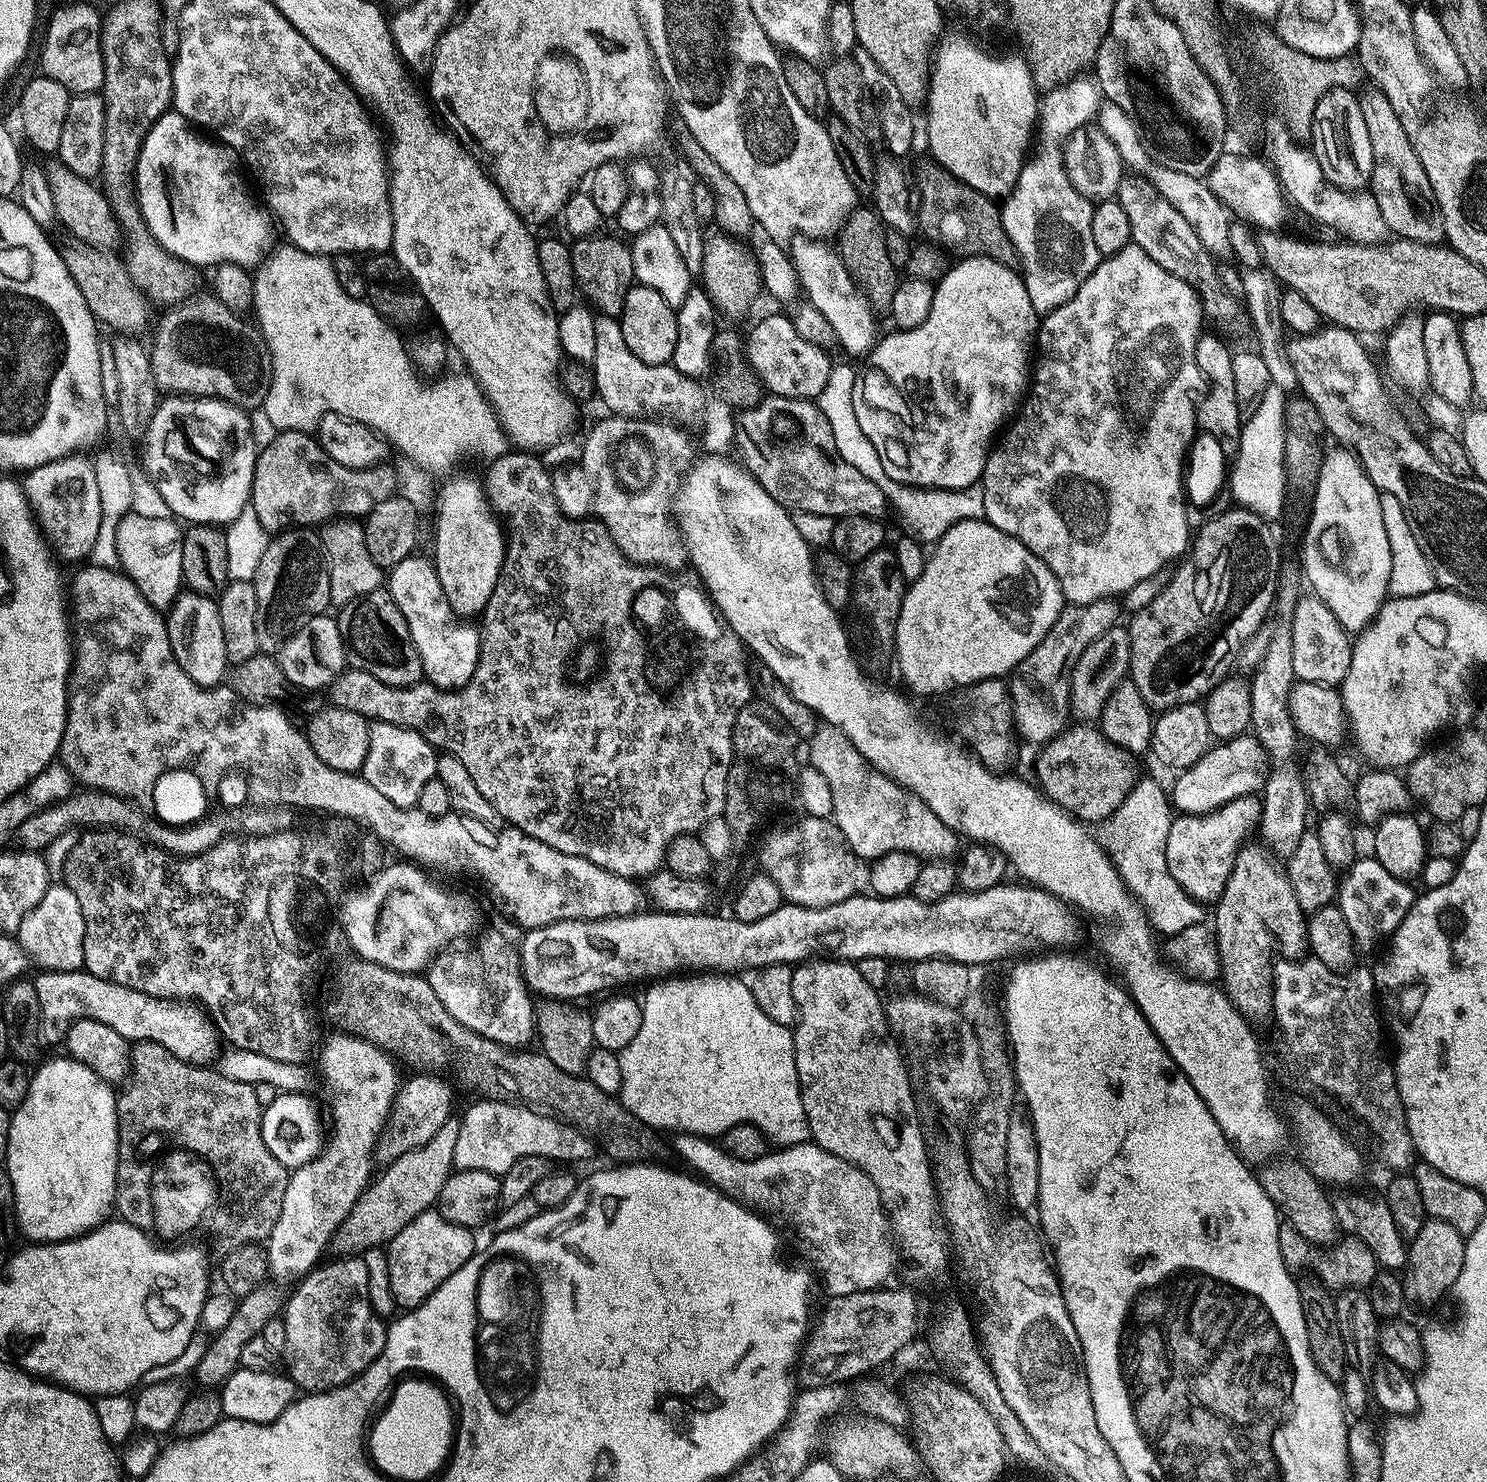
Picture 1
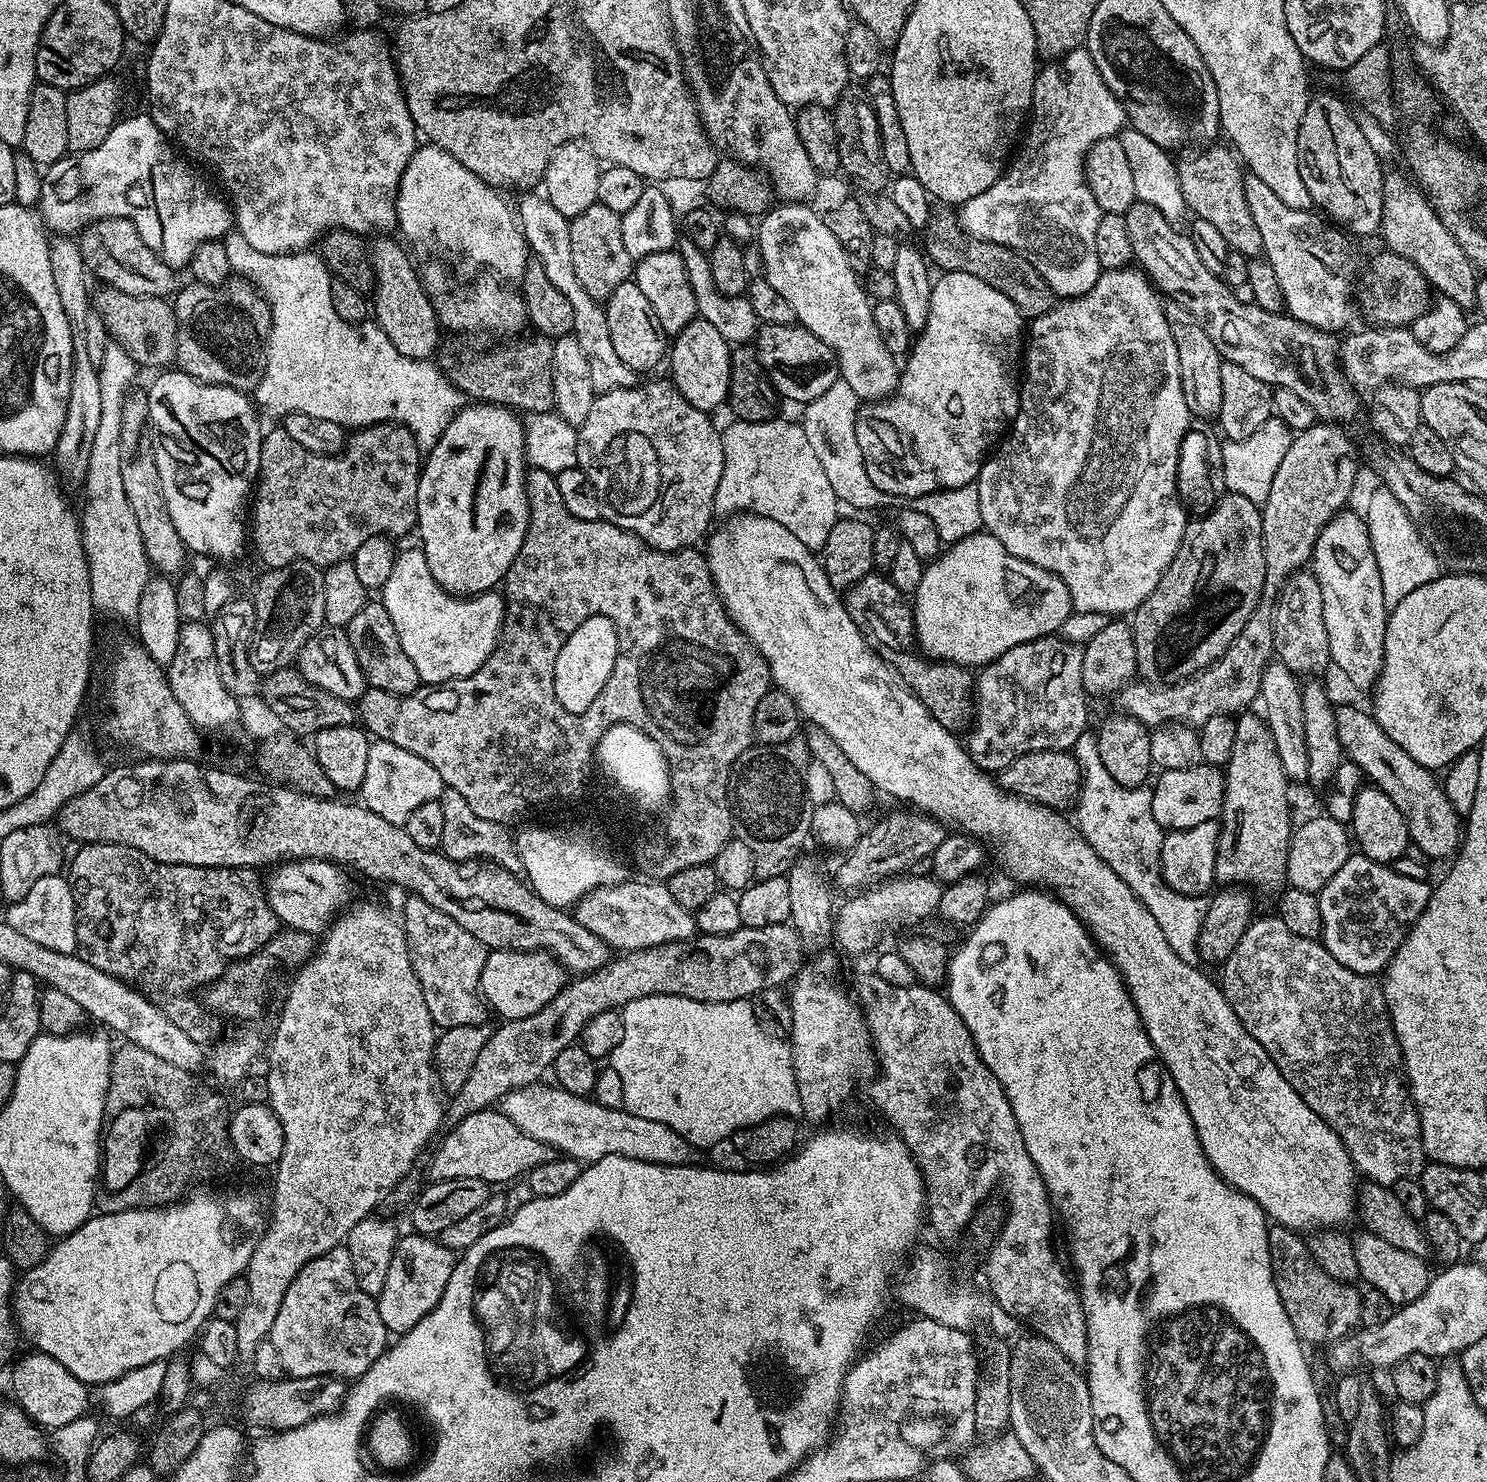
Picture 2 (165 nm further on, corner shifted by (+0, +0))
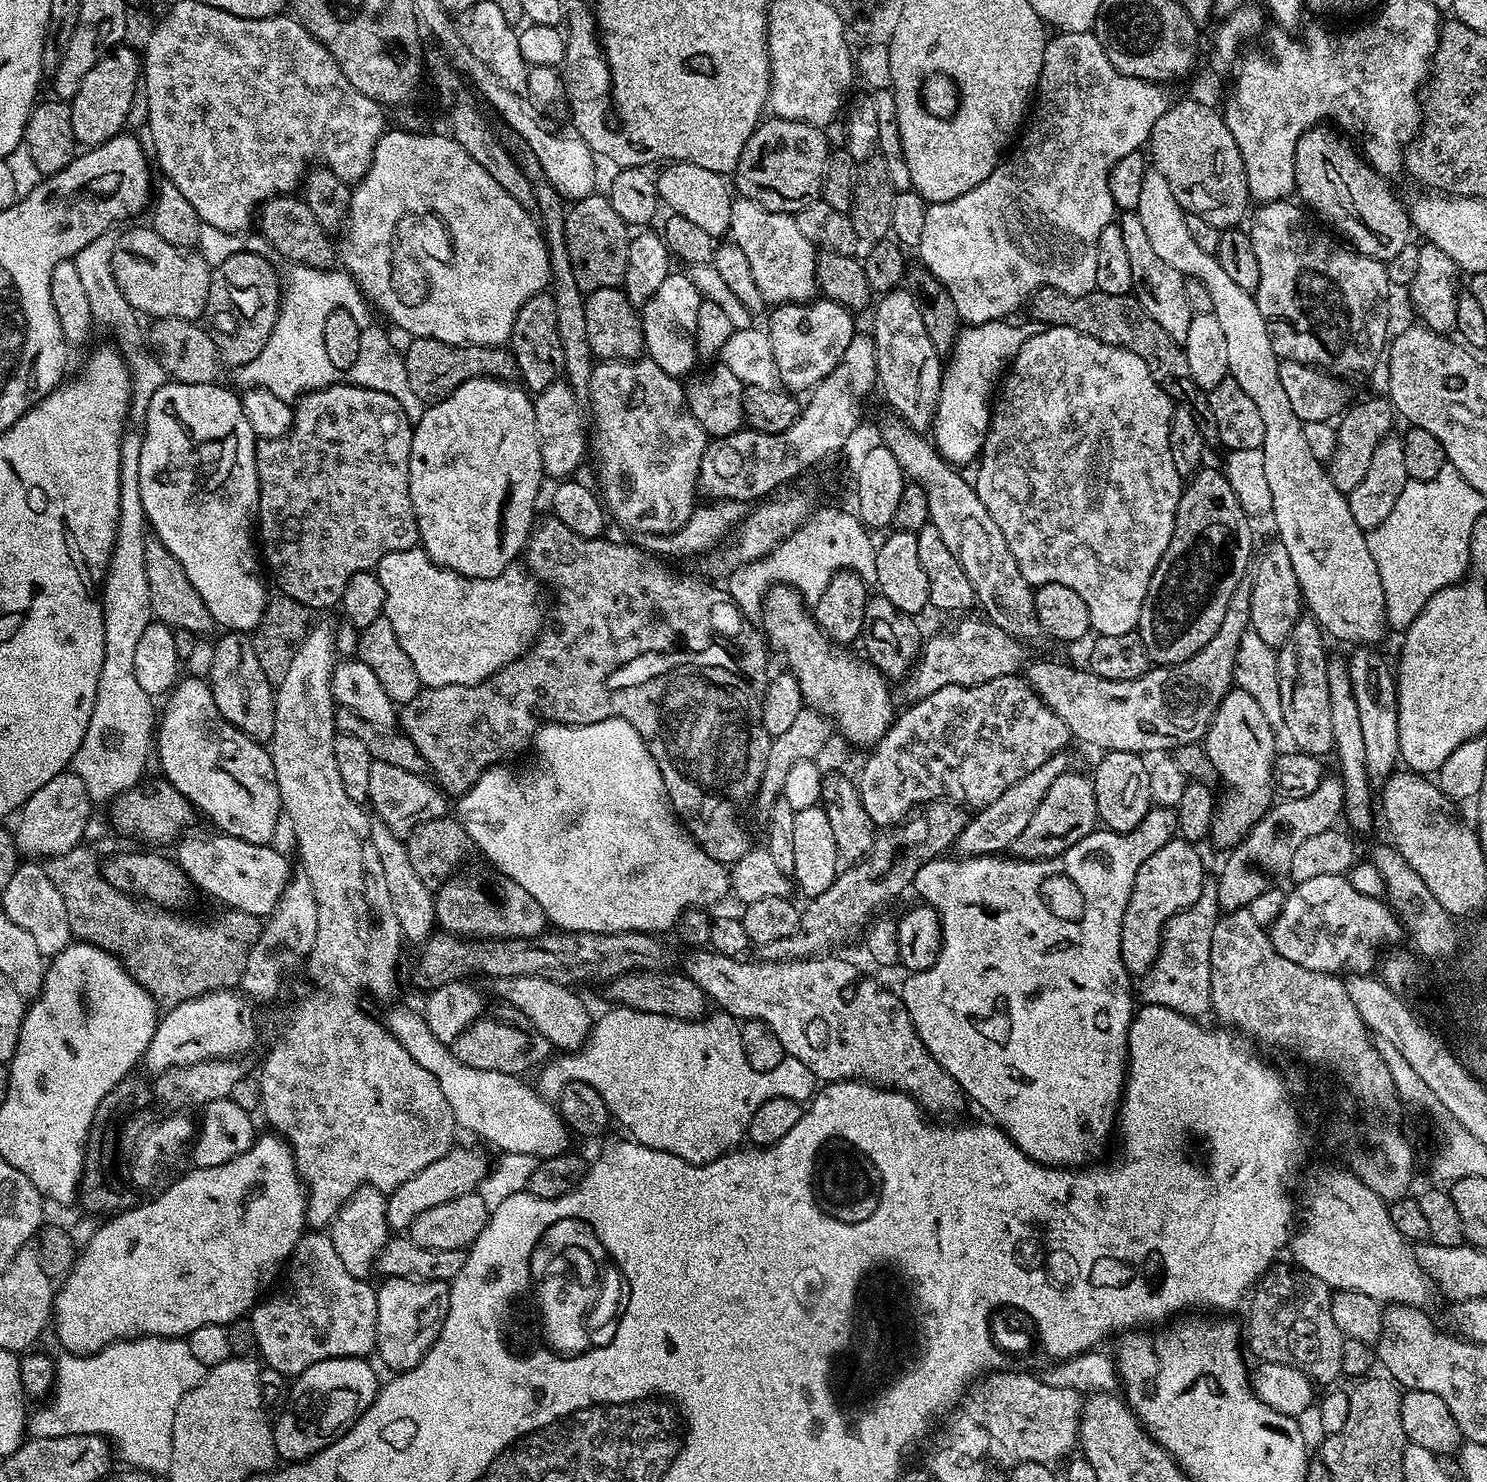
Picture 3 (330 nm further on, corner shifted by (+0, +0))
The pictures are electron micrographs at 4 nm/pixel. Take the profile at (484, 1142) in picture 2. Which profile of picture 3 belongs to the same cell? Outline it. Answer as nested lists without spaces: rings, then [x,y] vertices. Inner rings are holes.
[[[454,1146],[438,1162],[430,1162],[426,1170],[414,1174],[414,1178],[406,1178],[402,1186],[387,1193],[386,1218],[388,1227],[392,1230],[411,1229],[414,1218],[422,1214],[422,1210],[430,1210],[430,1206],[442,1206],[442,1202],[450,1202],[450,1198],[461,1196],[467,1192],[475,1192],[480,1183],[488,1176],[490,1160],[480,1148],[460,1148]]]

